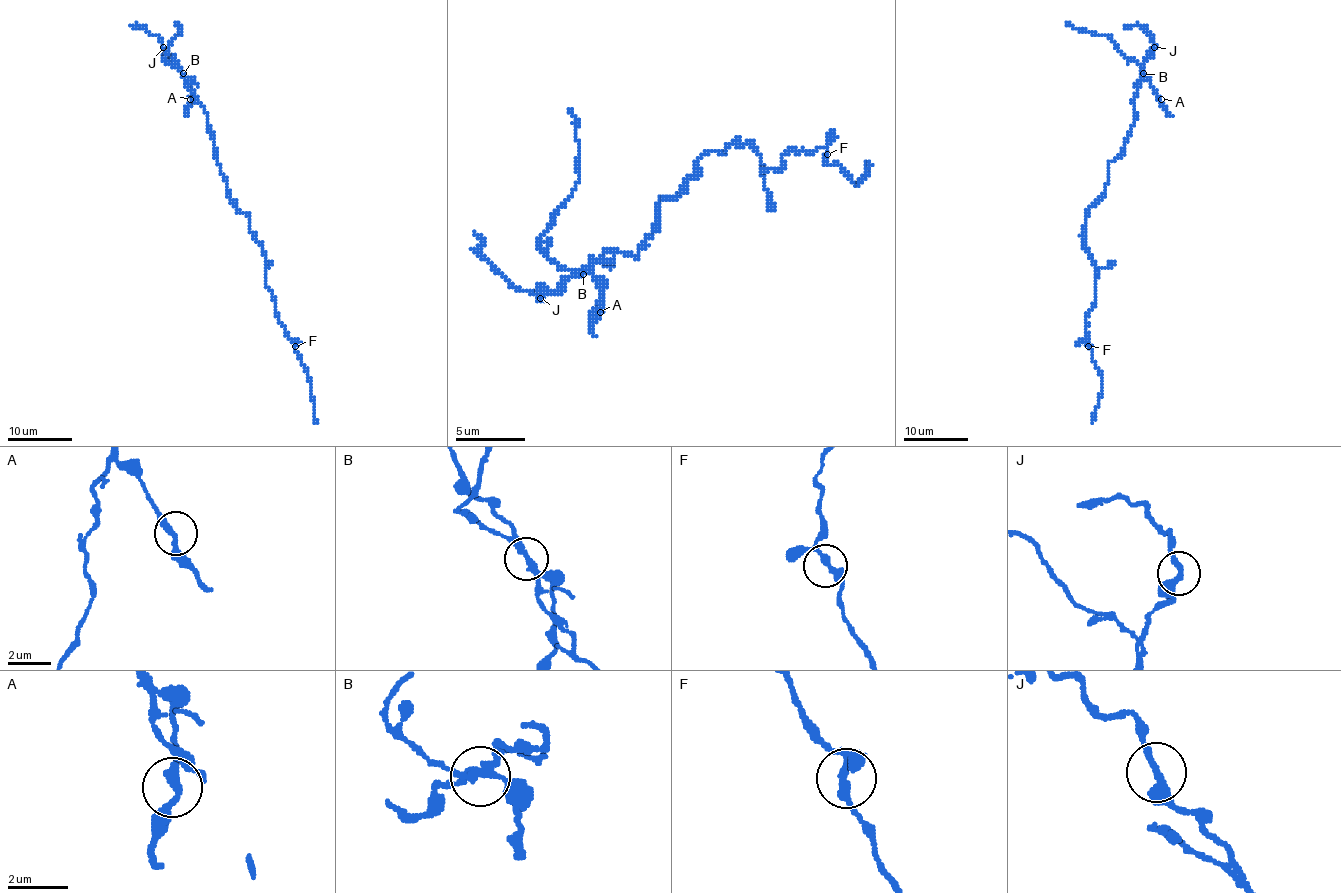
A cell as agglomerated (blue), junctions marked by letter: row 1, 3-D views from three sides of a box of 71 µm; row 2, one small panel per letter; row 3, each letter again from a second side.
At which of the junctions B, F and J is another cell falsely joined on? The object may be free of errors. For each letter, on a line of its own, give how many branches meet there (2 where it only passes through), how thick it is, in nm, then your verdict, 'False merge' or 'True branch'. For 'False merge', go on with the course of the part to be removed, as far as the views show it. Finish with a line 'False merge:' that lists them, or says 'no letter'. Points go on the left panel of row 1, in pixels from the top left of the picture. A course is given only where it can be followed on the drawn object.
B: Branches: 3. Thickness 200 nm. False merge. Course of the part to remove: (182, 73), (163, 58), (181, 31), (176, 23)
F: Branches: 3. Thickness 220 nm. True branch
J: Branches: 3. Thickness 260 nm. True branch
False merge: B

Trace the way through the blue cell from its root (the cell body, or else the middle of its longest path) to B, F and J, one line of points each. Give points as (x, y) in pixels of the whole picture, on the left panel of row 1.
B: (232, 201), (226, 178), (219, 170), (207, 112), (189, 89), (182, 73)
F: (232, 201), (240, 212), (249, 215), (249, 230), (263, 249), (266, 288), (274, 301), (274, 312), (295, 346)
J: (232, 201), (226, 178), (219, 170), (207, 112), (189, 89), (181, 67), (163, 47)

